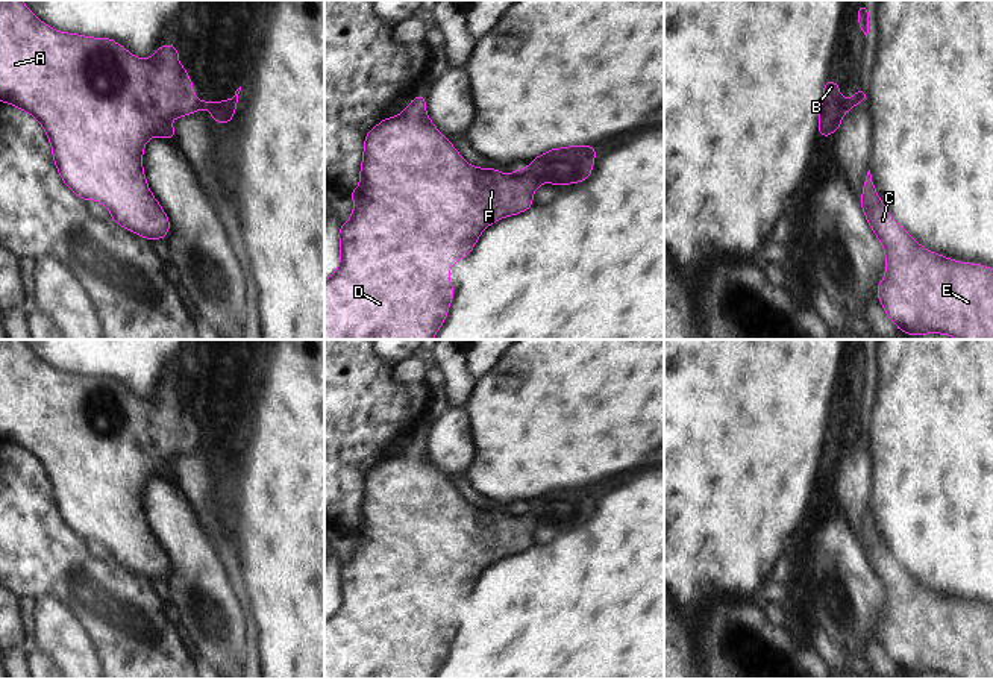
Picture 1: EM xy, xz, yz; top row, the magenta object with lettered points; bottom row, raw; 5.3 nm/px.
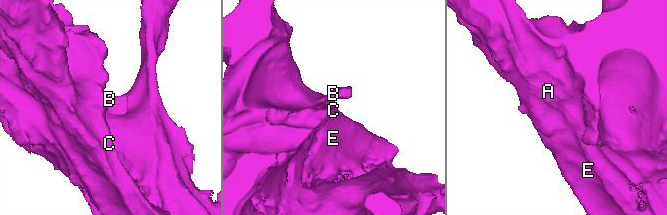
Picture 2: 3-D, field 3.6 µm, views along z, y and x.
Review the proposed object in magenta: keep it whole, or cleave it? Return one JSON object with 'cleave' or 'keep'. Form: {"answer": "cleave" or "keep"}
{"answer": "cleave"}

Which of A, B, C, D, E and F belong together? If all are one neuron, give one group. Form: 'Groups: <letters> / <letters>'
Groups: A C D E F / B

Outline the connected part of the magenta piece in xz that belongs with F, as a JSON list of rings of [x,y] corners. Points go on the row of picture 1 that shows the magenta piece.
[[[417,95],[403,109],[402,114],[384,118],[377,126],[368,130],[364,142],[362,165],[359,173],[359,186],[350,191],[353,199],[353,212],[346,224],[340,226],[340,267],[324,282],[324,340],[432,340],[443,326],[455,294],[450,285],[449,270],[453,264],[470,255],[479,235],[494,221],[528,211],[534,203],[532,197],[540,186],[529,167],[518,168],[512,174],[500,173],[494,168],[476,168],[468,165],[456,152],[450,141],[429,120],[426,95]]]

